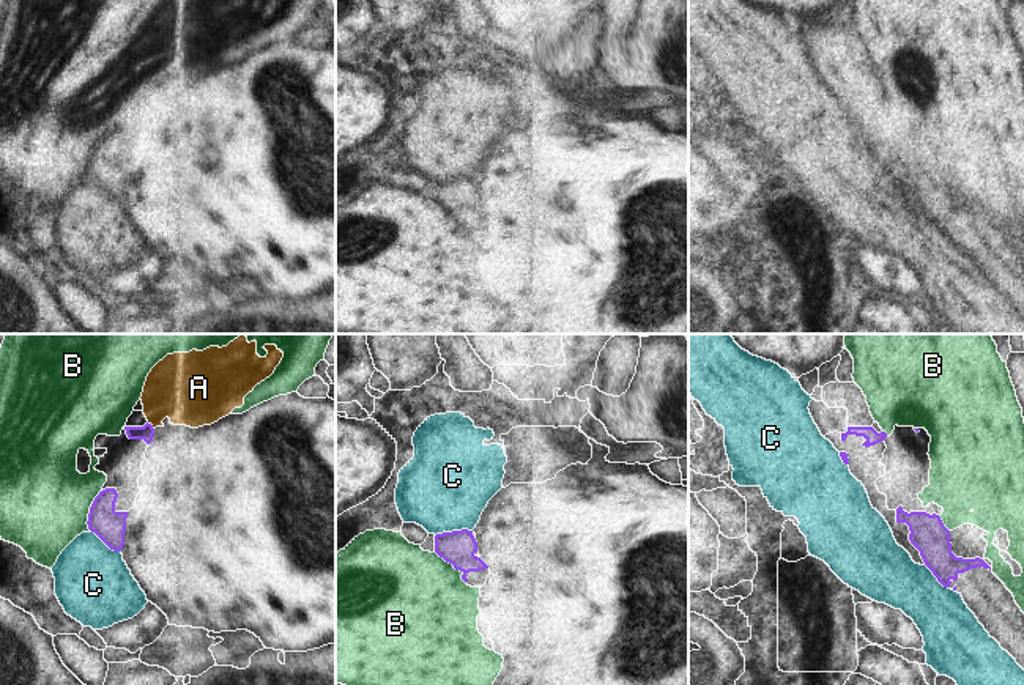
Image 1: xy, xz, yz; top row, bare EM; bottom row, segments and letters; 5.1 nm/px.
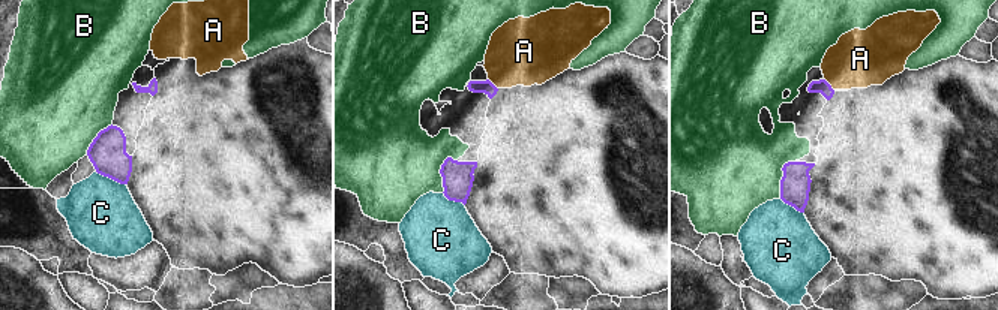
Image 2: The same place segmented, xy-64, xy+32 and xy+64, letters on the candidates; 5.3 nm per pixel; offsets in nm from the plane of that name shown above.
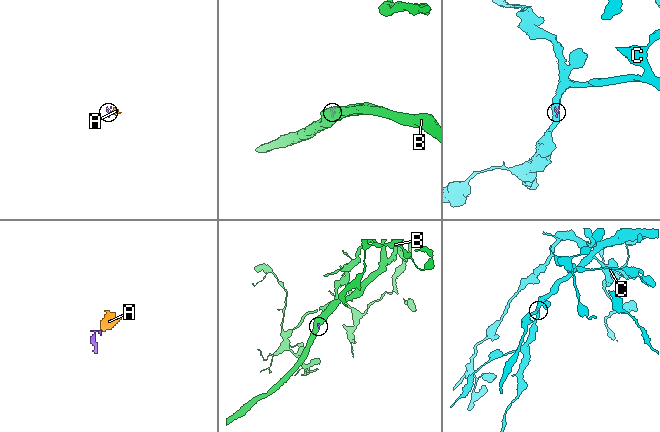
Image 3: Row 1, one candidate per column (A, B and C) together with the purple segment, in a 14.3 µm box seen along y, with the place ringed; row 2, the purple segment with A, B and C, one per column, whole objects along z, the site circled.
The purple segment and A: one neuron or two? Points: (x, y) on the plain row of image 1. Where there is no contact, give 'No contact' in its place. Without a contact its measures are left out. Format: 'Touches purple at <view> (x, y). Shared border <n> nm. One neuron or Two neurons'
Touches purple at xy (152, 73). Shared border 50 nm. Two neurons

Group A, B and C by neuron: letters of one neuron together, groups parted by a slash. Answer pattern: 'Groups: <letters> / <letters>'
Groups: A B / C

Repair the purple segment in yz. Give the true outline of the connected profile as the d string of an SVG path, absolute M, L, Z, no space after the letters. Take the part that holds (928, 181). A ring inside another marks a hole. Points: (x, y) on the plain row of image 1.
M900 153L896 156L896 170L906 170L909 173L911 191L920 198L925 213L933 219L937 228L963 244L967 255L975 261L989 283L994 285L1024 317L1024 260L1016 252L1013 241L992 220L991 214L980 205L956 205L952 200L950 178L936 161L907 161Z

